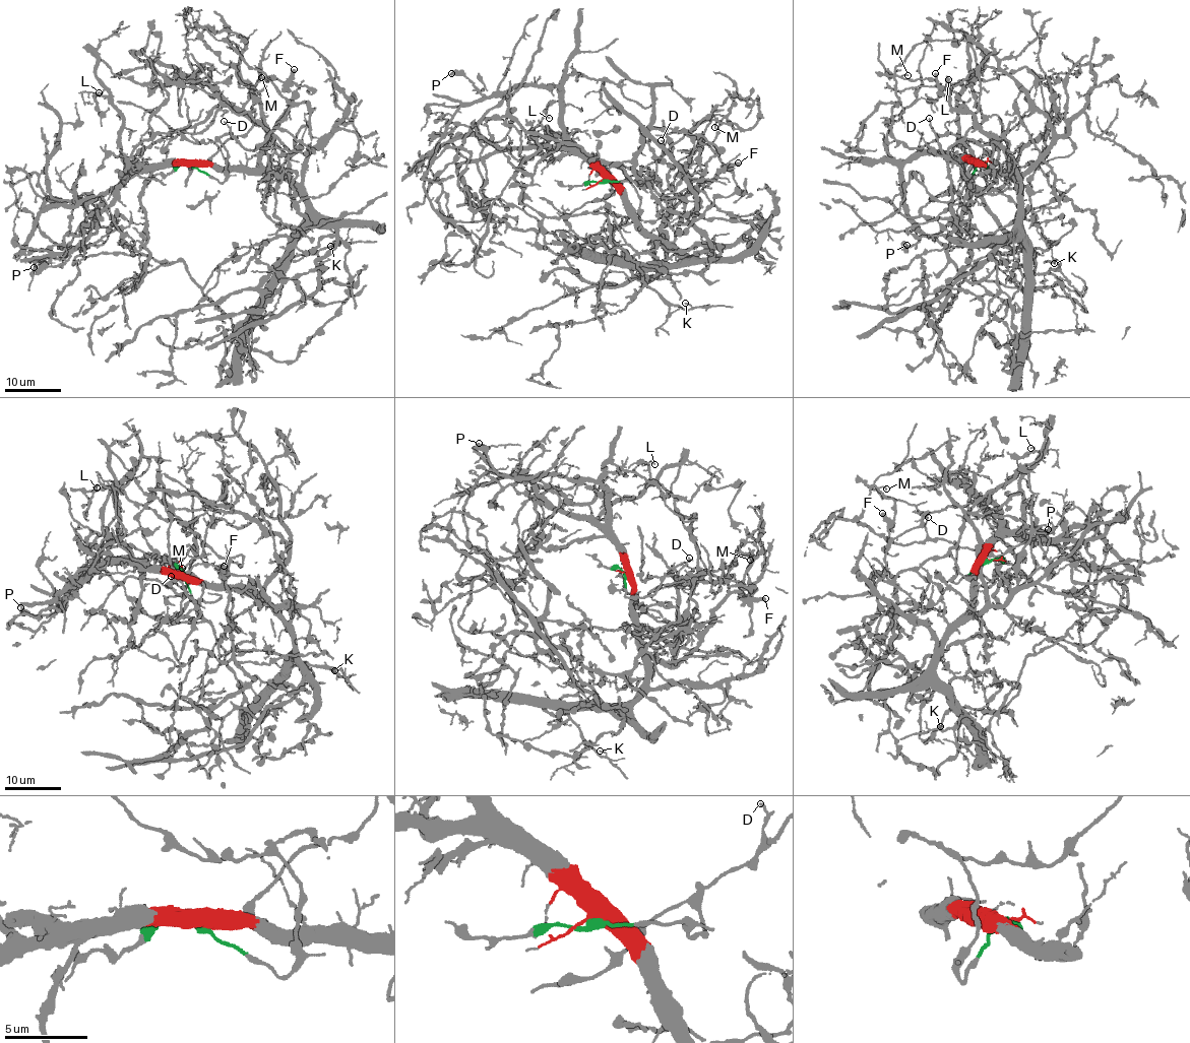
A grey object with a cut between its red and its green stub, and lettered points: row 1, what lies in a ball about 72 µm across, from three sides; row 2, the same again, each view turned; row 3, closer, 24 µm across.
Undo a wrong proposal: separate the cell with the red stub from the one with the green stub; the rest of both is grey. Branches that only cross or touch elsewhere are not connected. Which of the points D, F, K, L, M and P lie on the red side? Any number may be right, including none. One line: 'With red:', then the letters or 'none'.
With red: K, L, P

